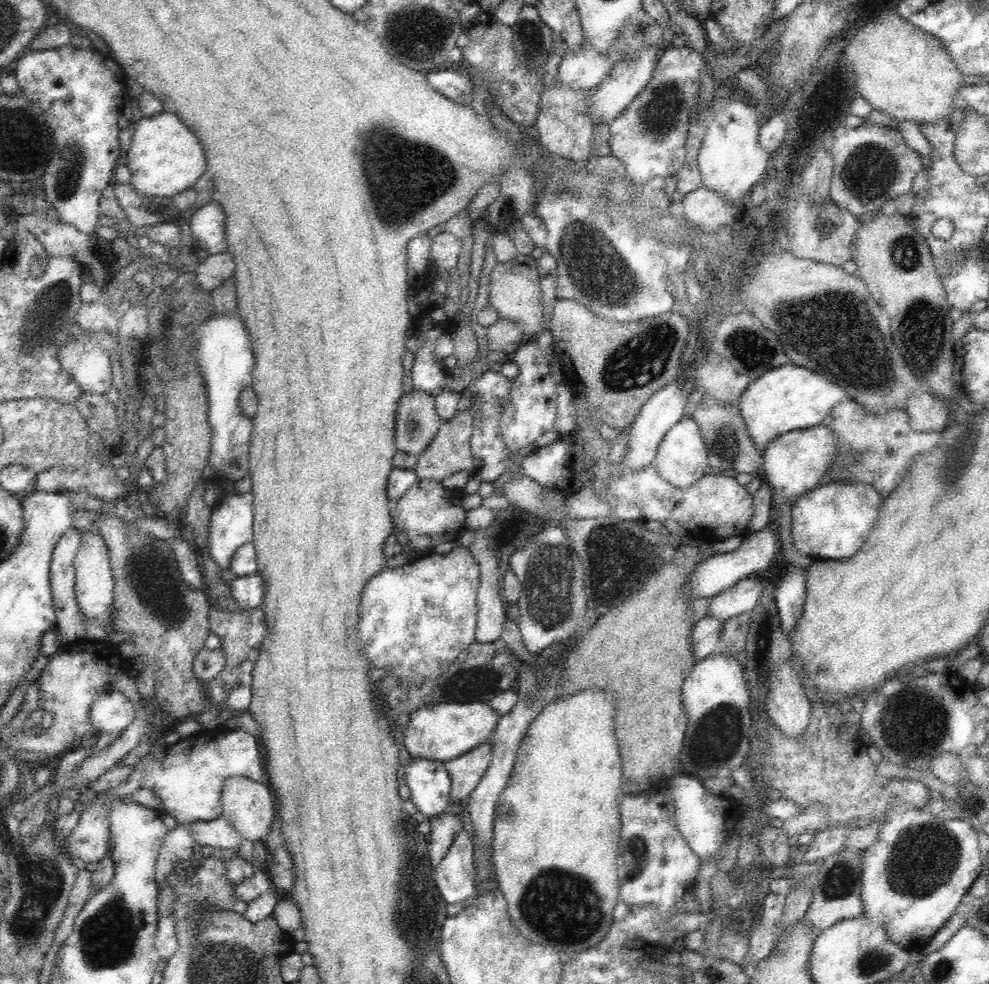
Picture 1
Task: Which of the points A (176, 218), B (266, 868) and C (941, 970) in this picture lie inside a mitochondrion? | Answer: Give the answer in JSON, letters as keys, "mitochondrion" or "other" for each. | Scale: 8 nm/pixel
{"A":"other","B":"other","C":"other"}

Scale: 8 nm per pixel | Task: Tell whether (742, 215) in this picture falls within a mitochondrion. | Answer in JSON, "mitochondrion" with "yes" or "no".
{"mitochondrion":"no"}

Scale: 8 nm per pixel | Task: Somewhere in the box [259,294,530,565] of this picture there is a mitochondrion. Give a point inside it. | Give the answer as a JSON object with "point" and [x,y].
{"point":[412,427]}

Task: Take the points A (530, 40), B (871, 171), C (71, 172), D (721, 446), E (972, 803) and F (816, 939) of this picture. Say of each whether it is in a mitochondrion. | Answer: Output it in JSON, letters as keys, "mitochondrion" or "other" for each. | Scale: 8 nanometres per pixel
{"A":"mitochondrion","B":"mitochondrion","C":"mitochondrion","D":"other","E":"mitochondrion","F":"other"}

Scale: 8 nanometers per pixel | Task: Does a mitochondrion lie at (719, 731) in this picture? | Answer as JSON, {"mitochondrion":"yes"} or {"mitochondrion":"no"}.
{"mitochondrion":"yes"}

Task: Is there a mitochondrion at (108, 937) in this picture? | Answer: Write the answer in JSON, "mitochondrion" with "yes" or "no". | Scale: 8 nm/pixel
{"mitochondrion":"yes"}

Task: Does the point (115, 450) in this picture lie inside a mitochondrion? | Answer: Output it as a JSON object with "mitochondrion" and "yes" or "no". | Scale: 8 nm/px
{"mitochondrion":"no"}

